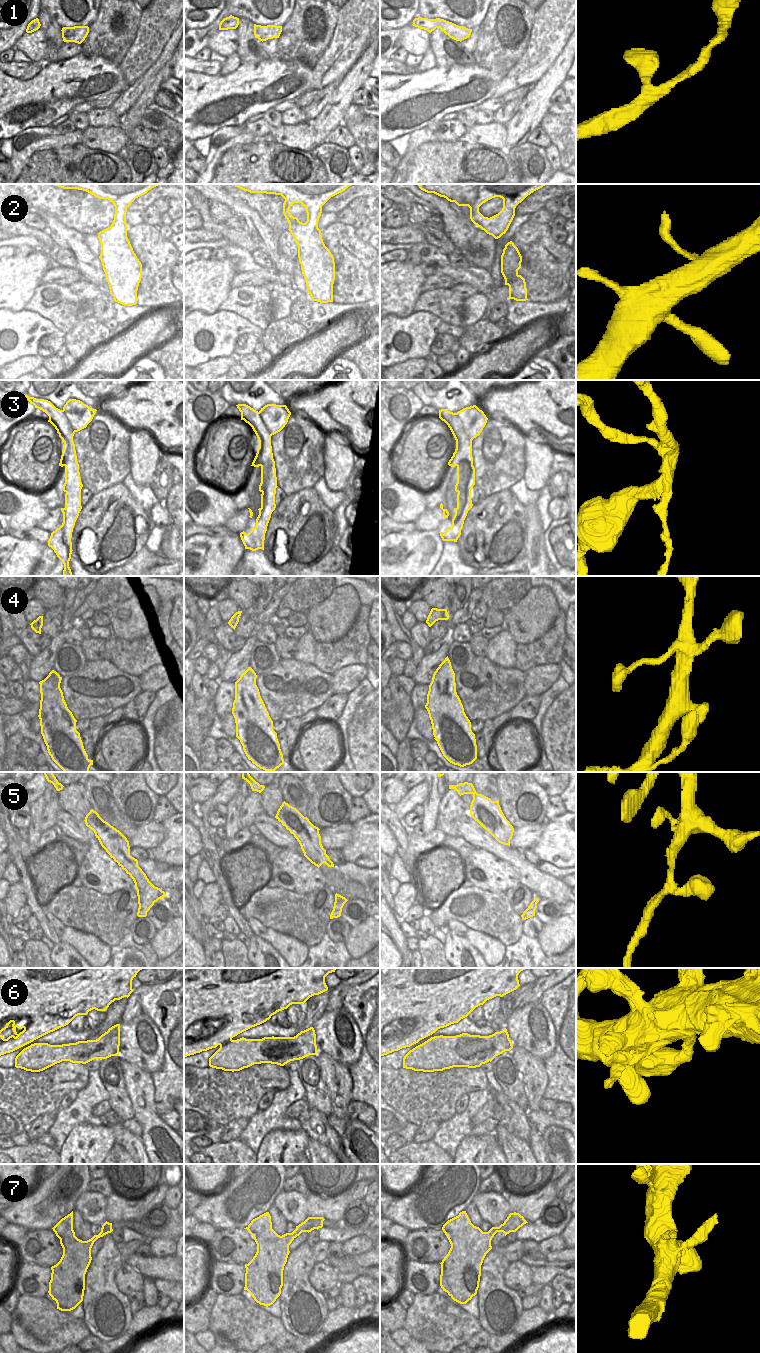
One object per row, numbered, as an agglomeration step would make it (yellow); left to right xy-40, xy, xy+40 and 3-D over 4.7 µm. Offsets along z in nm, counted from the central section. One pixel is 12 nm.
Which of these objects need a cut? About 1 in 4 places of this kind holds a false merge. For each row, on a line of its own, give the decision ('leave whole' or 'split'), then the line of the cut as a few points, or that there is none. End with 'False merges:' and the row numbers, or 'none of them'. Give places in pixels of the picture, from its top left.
1: leave whole; no cut
2: leave whole; no cut
3: split; cut in xy+40 along (456, 413), (467, 437), (471, 441)
4: leave whole; no cut
5: leave whole; no cut
6: leave whole; no cut
7: leave whole; no cut
False merges: 3

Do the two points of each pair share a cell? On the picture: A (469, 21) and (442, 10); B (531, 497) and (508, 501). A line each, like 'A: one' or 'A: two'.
A: one
B: two

